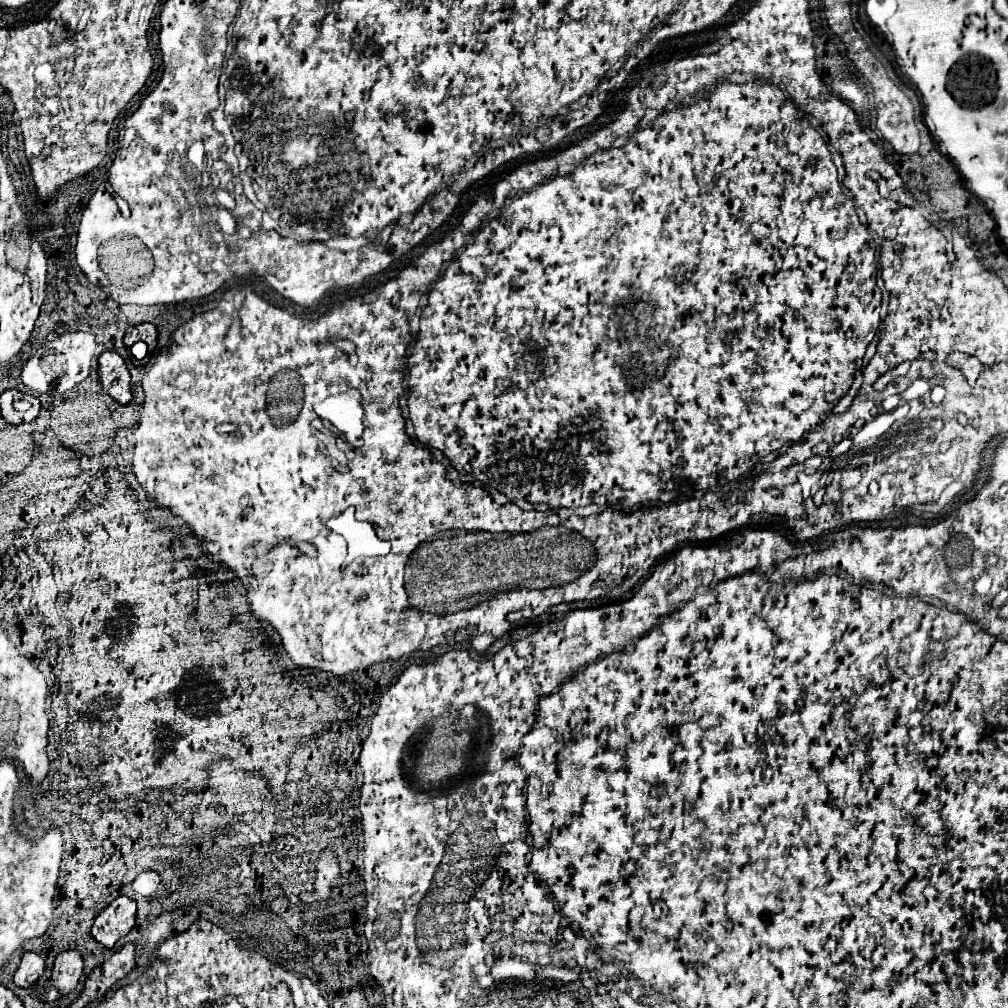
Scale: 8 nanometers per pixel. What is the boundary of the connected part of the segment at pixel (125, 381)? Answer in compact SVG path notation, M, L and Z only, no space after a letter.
M113 349L101 353L99 357L99 383L103 387L105 393L109 393L115 401L119 403L129 403L131 401L131 387L129 387L129 371L125 361L121 359L121 355Z

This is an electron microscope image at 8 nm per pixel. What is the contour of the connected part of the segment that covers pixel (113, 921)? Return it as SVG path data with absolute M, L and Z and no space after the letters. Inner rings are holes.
M121 895L105 911L101 911L93 923L93 937L105 945L113 947L121 937L125 937L135 925L135 901Z

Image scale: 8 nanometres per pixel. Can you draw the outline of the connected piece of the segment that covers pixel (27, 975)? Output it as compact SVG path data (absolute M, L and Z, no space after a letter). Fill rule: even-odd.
M29 951L29 953L23 953L23 959L19 963L19 969L15 971L13 981L19 987L31 987L43 975L43 971L45 971L43 957Z

